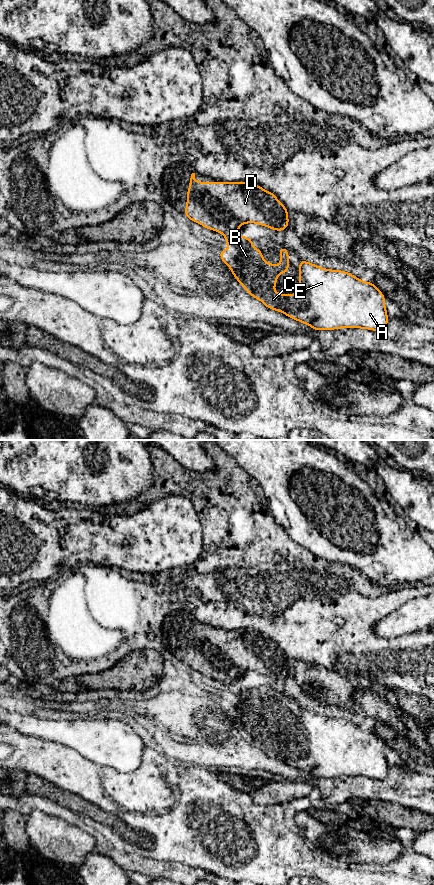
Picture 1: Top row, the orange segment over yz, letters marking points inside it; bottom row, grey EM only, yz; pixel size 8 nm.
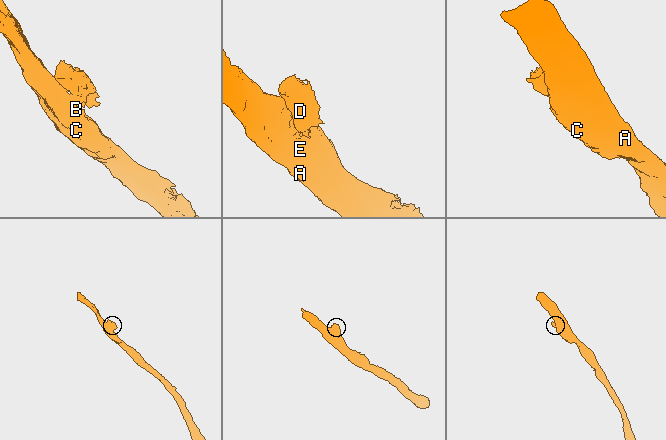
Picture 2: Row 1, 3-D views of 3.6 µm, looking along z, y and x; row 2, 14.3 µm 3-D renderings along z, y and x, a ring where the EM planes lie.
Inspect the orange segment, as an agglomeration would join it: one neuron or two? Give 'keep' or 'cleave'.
cleave

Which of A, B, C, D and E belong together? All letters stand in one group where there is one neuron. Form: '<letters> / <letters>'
A B C E / D

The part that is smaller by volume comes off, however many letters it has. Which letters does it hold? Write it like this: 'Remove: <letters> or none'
Remove: D

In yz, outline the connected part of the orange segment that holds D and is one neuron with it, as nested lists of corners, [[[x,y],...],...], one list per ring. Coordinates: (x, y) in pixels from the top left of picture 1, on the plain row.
[[[192,621],[187,632],[189,632],[191,636],[186,639],[187,653],[184,663],[189,668],[201,672],[204,676],[228,684],[244,671],[256,671],[280,680],[289,674],[289,660],[286,655],[277,648],[274,641],[264,638],[253,630],[196,630],[195,621]]]

